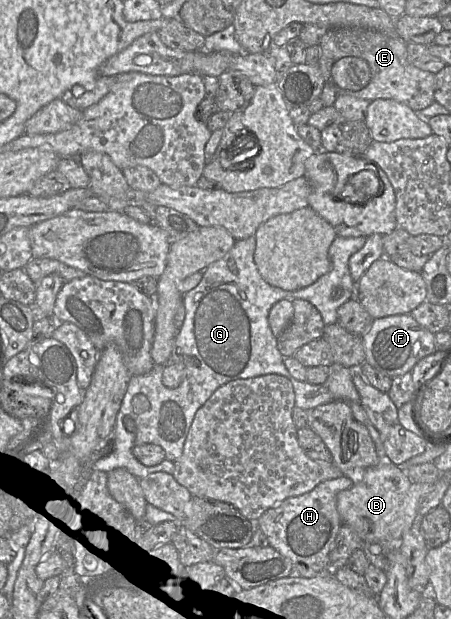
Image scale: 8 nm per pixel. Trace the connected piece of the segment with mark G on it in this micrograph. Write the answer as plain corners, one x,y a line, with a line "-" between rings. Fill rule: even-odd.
255,235
236,240
233,247
220,260
210,264
199,284
183,295
185,318
174,340
167,364
182,365
184,378
174,389
162,383
164,365
154,365
146,374
131,376
119,412
116,416
112,451
92,466
92,470
110,472
124,468
137,479
149,474
166,472
173,475
174,462
183,452
184,443
198,409
220,386
237,379
249,379
267,374
288,378
293,386
295,406
310,411
332,401
360,403
360,395
353,383
353,371
338,363
329,367
327,380
322,384
298,381
284,365
284,357
277,347
268,314
272,306
282,299
303,299
313,304
326,325
338,323
337,310
349,299
356,297
356,283
349,269
350,257
365,244
367,237
336,236
328,255
332,269
313,284
295,291
286,291
268,284
260,275
254,261
-
342,288
343,294
334,298
333,292
-
137,394
145,395
150,407
142,414
132,410
132,399
-
141,444
156,444
165,451
166,459
158,465
147,467
133,455
133,448

